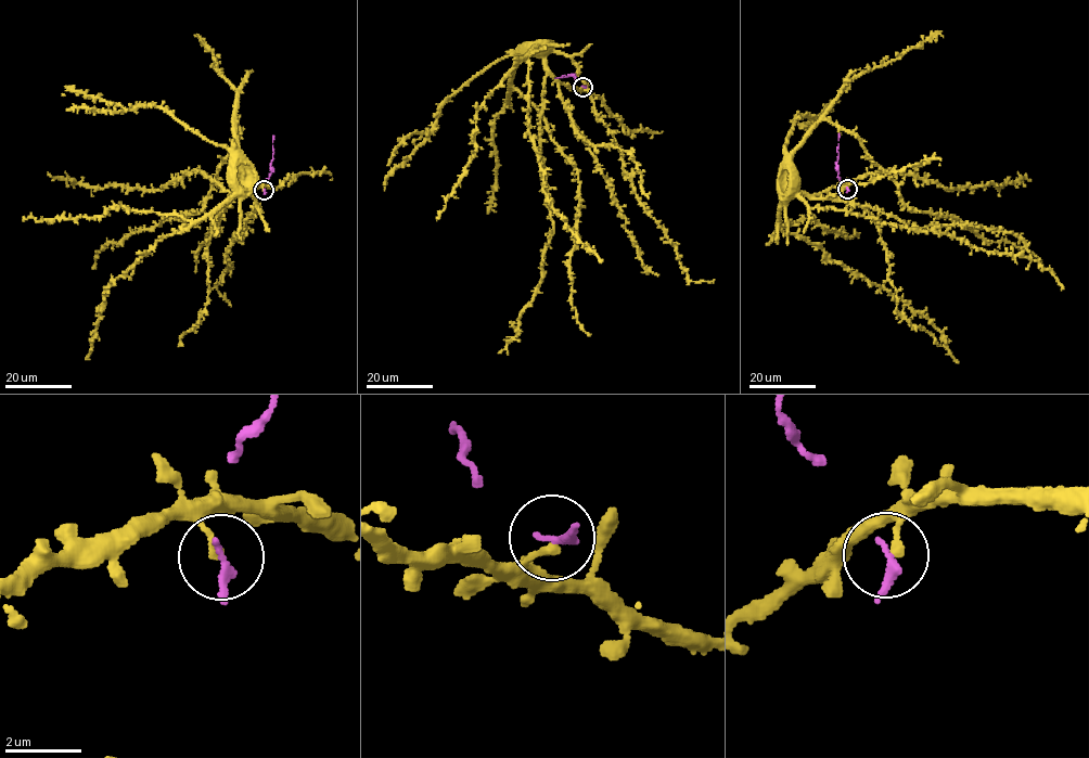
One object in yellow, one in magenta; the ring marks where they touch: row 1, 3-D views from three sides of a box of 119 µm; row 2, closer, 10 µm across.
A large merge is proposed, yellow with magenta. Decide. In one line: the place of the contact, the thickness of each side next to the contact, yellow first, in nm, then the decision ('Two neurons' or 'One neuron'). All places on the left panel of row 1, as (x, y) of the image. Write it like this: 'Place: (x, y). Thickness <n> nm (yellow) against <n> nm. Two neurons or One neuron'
Place: (264, 190). Thickness 200 nm (yellow) against 240 nm. Two neurons

